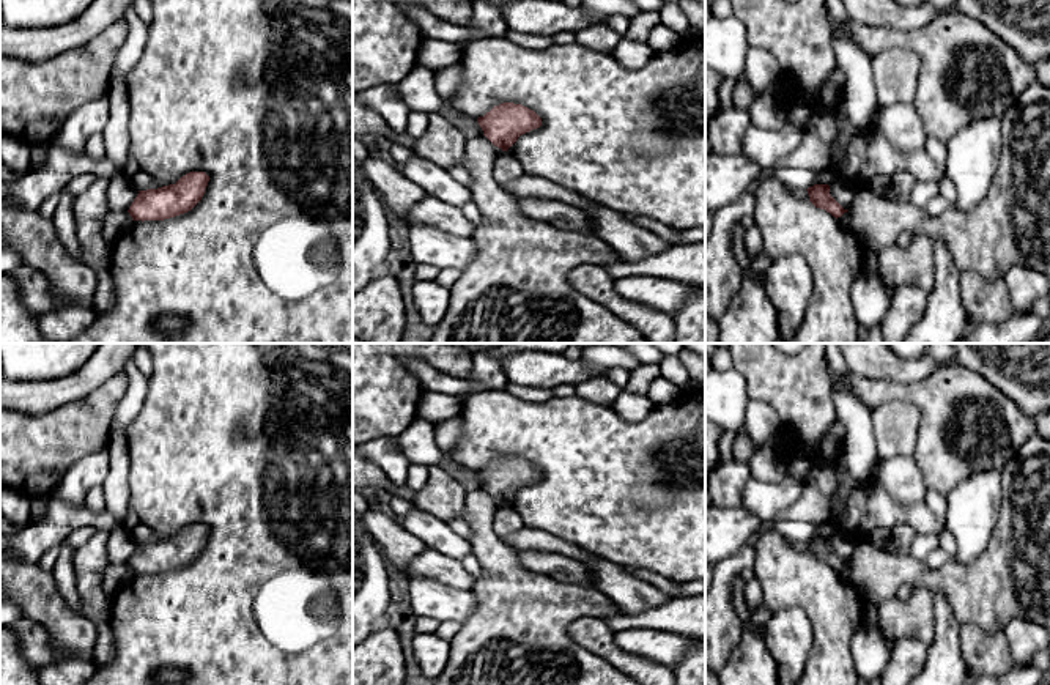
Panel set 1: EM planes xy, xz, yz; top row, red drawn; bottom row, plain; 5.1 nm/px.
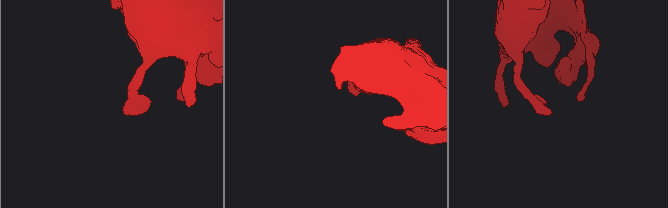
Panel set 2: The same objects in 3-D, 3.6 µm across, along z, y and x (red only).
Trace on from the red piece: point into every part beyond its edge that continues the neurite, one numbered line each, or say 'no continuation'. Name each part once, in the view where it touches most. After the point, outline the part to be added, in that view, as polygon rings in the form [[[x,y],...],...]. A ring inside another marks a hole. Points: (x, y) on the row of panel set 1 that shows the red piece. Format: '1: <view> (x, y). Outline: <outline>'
no continuation

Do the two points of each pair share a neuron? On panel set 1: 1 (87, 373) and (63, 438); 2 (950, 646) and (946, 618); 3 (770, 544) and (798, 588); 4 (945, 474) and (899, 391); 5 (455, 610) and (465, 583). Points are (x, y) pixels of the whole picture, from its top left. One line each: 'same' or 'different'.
1: different
2: same
3: same
4: same
5: different

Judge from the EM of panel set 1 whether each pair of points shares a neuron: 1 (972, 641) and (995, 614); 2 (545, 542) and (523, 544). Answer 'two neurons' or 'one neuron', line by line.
1: two neurons
2: one neuron

